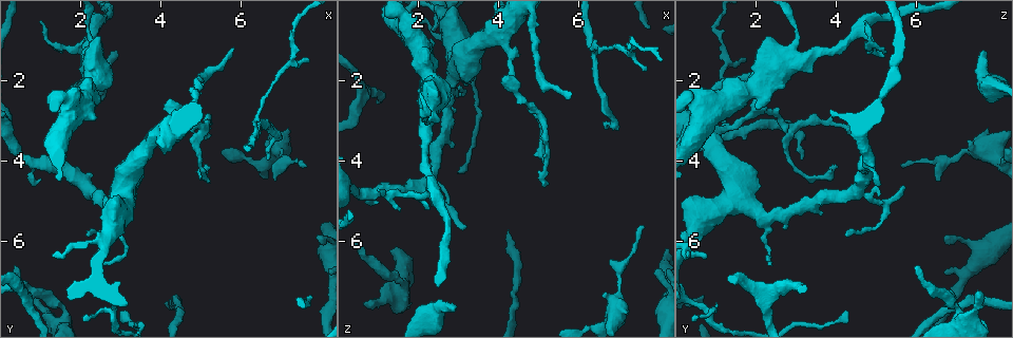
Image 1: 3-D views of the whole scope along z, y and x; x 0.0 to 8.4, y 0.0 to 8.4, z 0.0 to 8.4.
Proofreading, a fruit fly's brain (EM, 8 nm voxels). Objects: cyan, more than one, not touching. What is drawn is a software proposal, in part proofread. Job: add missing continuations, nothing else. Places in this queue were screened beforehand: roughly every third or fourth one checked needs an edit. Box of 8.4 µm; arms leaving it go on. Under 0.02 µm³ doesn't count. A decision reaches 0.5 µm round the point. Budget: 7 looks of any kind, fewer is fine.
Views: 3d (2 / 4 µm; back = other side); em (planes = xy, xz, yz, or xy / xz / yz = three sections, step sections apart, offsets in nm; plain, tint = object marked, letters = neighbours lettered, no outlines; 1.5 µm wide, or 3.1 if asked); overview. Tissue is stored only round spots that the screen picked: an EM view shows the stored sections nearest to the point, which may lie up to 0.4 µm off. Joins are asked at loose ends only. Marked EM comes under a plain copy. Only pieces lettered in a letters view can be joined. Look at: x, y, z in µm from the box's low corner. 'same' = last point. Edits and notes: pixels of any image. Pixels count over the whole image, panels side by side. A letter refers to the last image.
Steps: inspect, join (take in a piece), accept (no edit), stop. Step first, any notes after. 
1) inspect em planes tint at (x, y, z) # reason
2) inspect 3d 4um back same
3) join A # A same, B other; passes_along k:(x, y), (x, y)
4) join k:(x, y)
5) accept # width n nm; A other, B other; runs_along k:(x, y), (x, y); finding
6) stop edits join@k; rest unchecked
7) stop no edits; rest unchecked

inspect em planes letters at (2.90, 1.30, 7.80) # free end

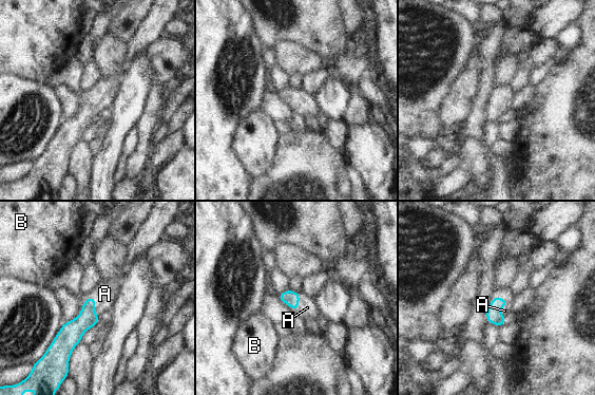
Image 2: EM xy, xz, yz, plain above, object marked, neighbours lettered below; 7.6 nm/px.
join A # A same, B other; passes_along 2:(74, 330), (95, 305), (104, 294); it goes on there

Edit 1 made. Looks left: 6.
inspect overview

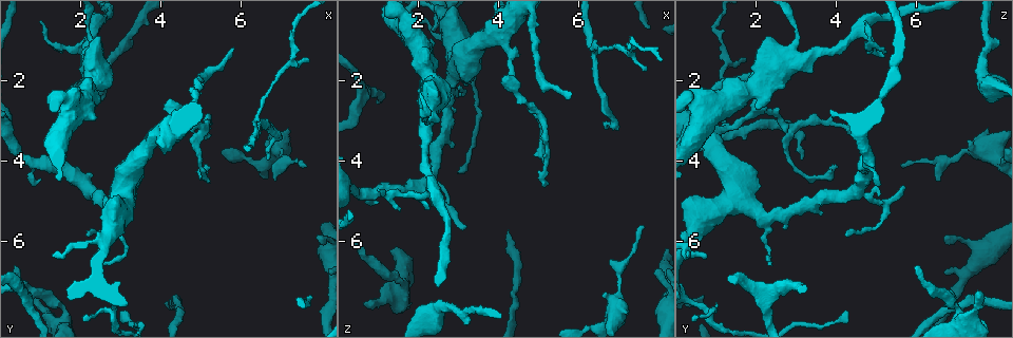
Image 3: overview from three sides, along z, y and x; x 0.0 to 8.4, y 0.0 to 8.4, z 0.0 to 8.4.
inspect 3d 4um at (7.75, 1.55, 1.75) # free end

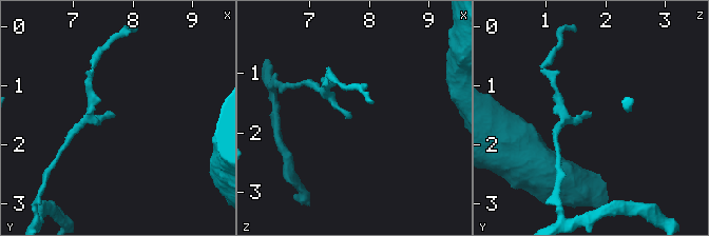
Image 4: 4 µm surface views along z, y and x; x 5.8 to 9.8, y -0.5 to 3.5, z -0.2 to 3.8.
inspect em yz step 4 letters at (7.75, 1.55, 1.75)

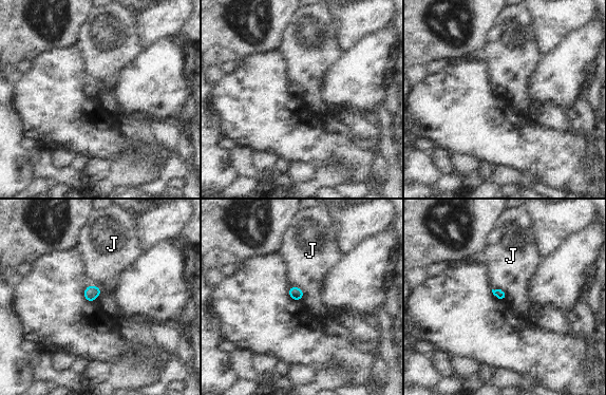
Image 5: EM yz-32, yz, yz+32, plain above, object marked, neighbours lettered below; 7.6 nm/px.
inspect em xy step 8 letters same

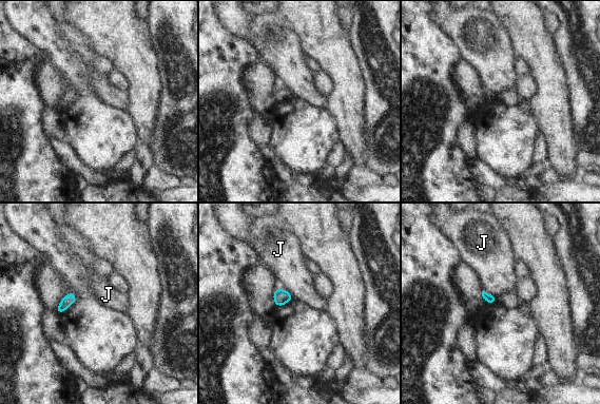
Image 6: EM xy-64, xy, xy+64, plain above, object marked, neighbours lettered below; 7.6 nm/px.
accept # width 70 nm; J other; border 6:(278, 287), (287, 290), (293, 299); no lettered piece goes on from it

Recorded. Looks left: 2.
stop edits join@2; rest unchecked

